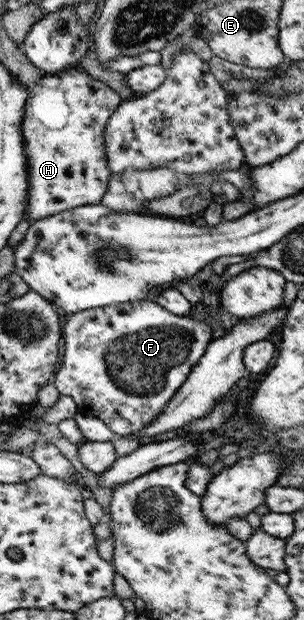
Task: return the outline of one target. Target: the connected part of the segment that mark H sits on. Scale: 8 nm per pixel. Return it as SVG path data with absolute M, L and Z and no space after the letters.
M74 65L39 78L26 92L20 127L28 169L25 217L32 223L80 205L100 204L110 176L104 129L121 98Z

